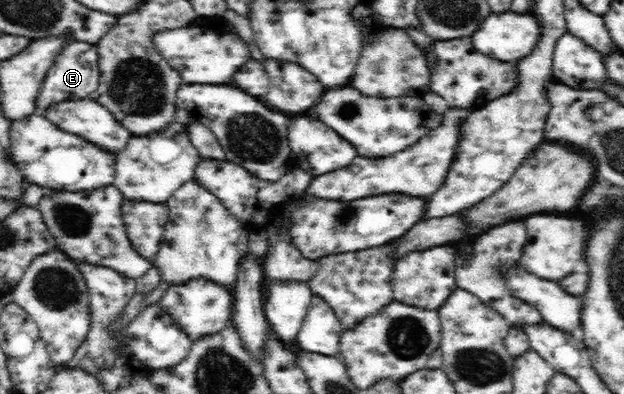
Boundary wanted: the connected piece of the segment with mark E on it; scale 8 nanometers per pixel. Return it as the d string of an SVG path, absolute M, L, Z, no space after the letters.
M73 40L73 45L69 45L69 49L65 49L65 51L61 51L61 57L57 57L57 61L53 63L53 67L45 76L45 81L42 81L43 87L41 87L36 99L37 107L48 109L52 105L61 103L61 101L85 99L85 97L89 97L91 91L97 89L99 77L96 44Z

